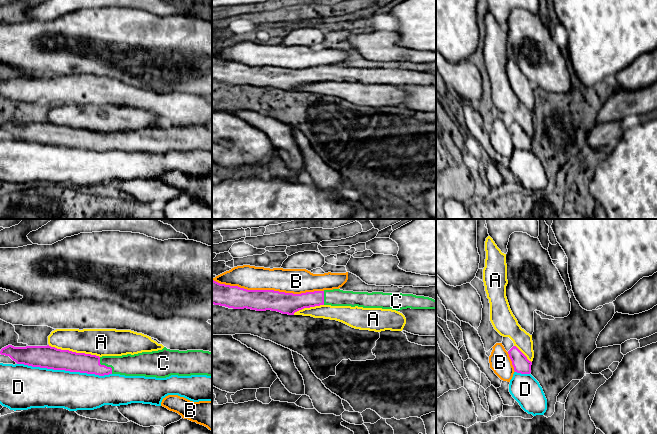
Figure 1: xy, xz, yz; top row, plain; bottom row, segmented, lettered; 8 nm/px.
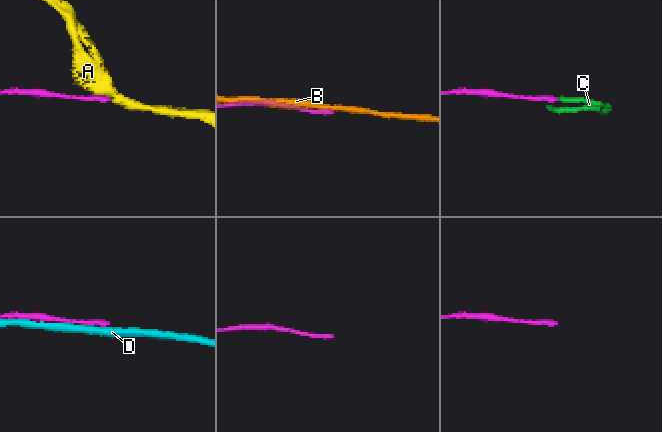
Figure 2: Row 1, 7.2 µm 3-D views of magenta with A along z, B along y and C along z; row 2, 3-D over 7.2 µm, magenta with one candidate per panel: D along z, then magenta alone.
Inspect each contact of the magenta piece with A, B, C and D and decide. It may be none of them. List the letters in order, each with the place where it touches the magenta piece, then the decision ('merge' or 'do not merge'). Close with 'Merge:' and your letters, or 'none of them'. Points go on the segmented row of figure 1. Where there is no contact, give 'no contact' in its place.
A: meets magenta in xy at (74, 352); do not merge
B: meets magenta in xz at (268, 290); do not merge
C: meets magenta in xy at (104, 365); merge
D: meets magenta in xy at (64, 369); do not merge
Merge: C

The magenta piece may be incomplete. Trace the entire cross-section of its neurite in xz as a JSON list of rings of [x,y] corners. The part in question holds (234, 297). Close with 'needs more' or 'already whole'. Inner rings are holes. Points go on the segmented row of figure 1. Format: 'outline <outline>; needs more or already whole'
outline [[[213,279],[212,304],[233,309],[271,310],[288,315],[320,305],[358,306],[396,311],[407,308],[436,309],[436,300],[413,294],[353,292],[340,289],[293,294],[274,290],[247,290],[220,284]]]; needs more

